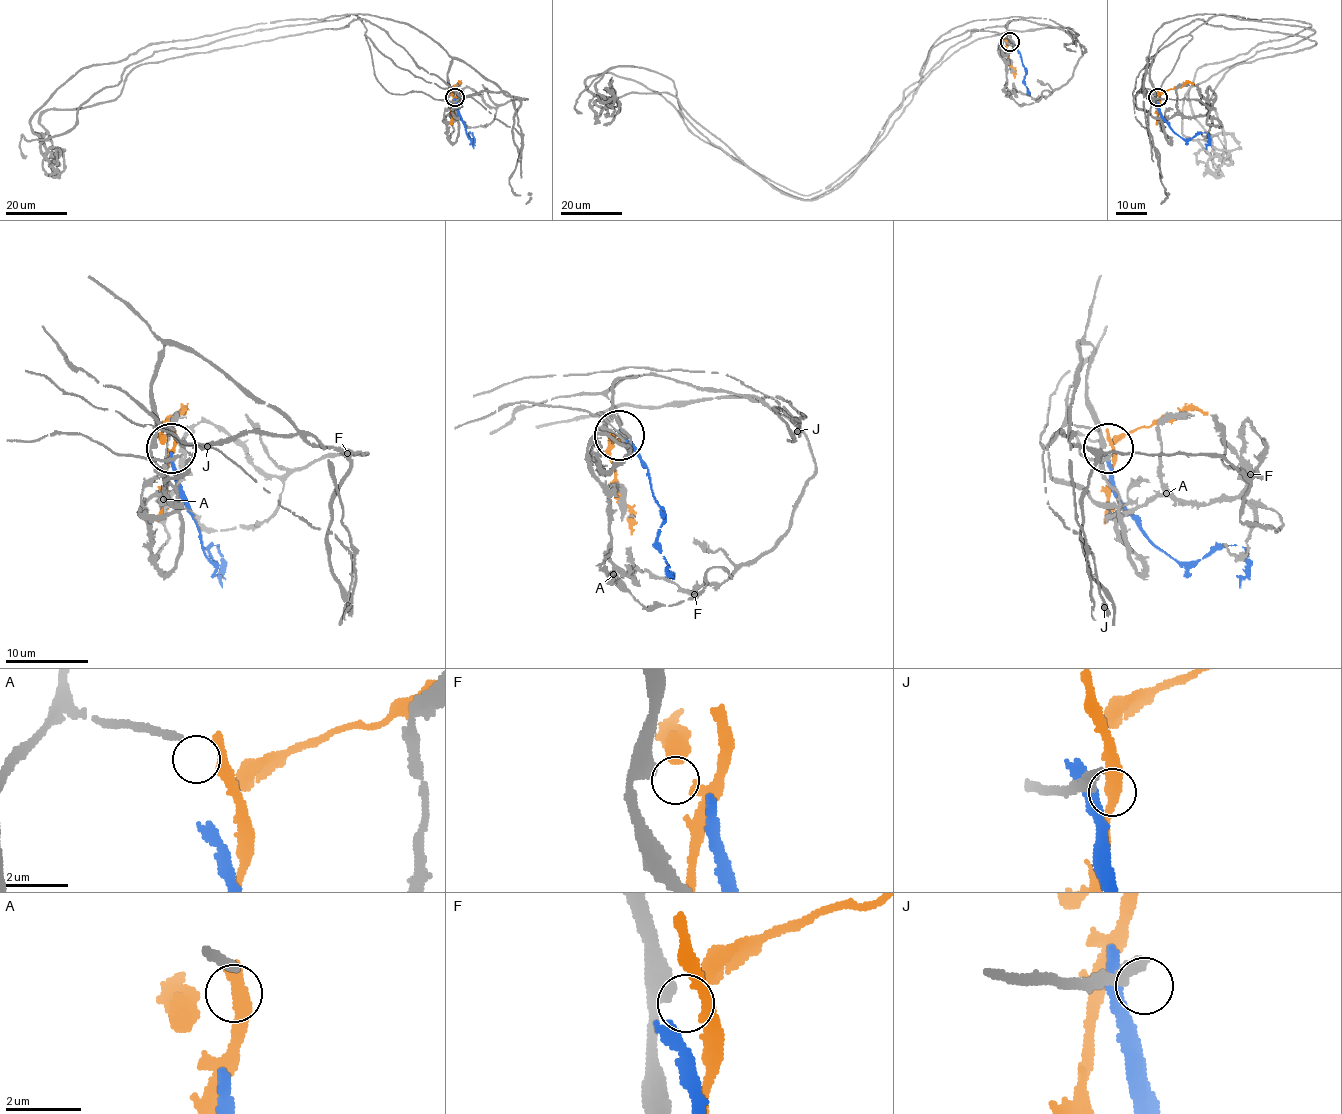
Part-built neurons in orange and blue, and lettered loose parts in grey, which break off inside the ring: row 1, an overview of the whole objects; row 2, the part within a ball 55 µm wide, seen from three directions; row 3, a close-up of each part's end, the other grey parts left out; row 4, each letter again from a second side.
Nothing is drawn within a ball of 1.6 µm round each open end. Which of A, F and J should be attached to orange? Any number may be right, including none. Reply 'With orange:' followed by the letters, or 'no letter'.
With orange: no letter

